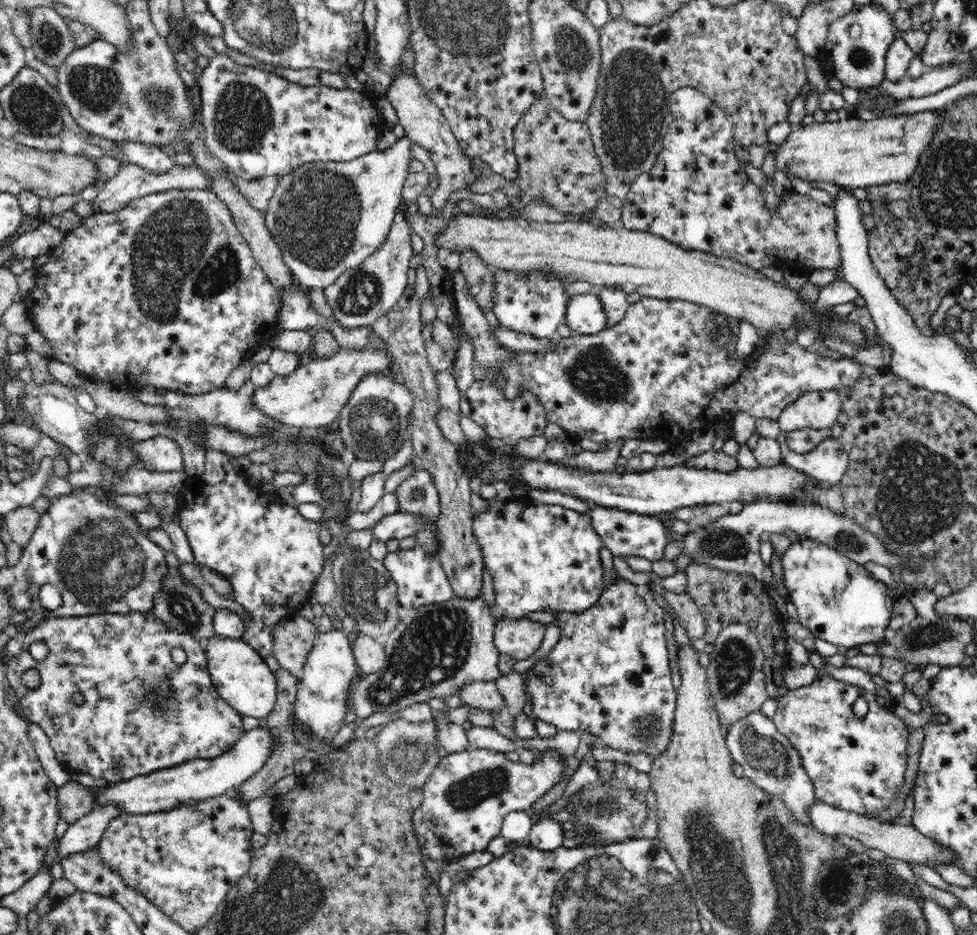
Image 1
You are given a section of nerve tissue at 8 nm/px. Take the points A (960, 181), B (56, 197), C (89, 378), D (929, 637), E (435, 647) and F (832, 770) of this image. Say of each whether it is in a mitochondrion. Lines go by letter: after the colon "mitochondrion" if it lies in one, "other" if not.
A: mitochondrion
B: other
C: other
D: mitochondrion
E: mitochondrion
F: other

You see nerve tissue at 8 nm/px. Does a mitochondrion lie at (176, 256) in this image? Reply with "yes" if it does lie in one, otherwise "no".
yes

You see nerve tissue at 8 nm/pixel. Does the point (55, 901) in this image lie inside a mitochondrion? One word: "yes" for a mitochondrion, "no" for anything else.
no

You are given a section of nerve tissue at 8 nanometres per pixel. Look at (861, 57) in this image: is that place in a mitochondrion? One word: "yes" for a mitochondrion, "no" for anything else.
yes

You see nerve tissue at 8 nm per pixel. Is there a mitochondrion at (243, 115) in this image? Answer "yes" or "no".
yes

